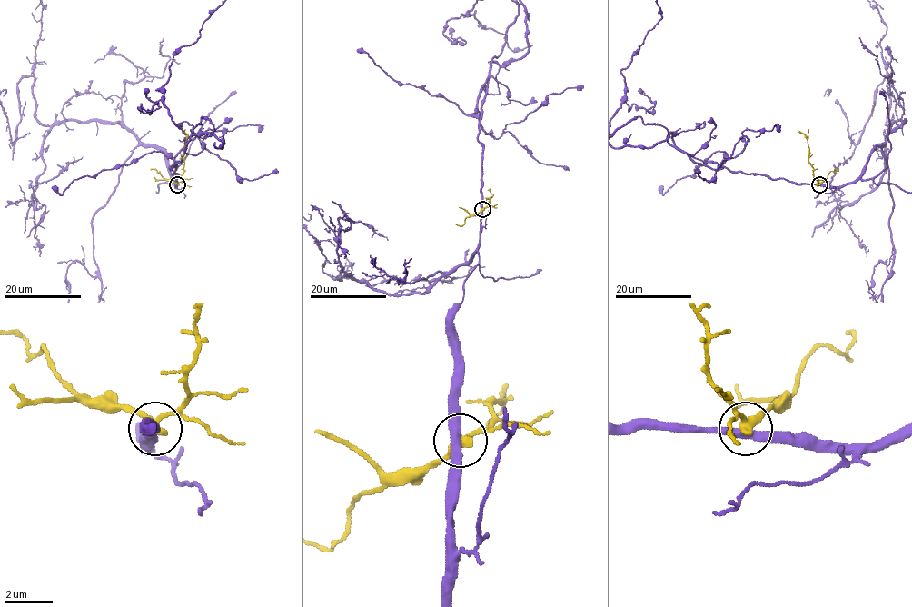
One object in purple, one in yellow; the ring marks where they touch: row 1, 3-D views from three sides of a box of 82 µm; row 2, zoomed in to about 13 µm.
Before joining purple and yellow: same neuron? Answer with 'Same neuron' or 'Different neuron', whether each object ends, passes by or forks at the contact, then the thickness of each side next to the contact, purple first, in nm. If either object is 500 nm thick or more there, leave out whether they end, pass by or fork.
Different neuron. At the ring purple passes by. At the ring yellow passes by. Thickness 360 nm (purple) against 340 nm

